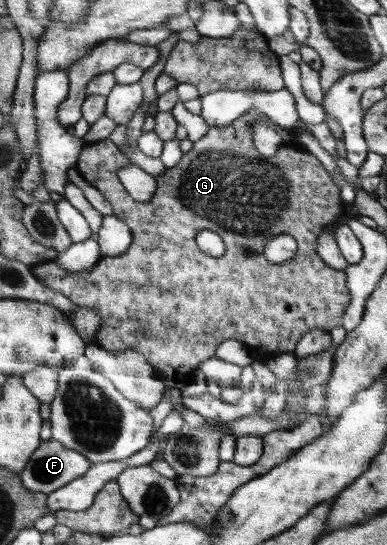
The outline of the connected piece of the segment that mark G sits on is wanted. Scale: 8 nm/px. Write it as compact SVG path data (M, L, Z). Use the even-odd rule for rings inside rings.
M248 111L239 119L230 124L230 126L222 128L210 128L210 131L203 135L198 141L194 142L192 149L180 158L180 161L174 167L167 167L162 175L156 177L156 192L148 201L139 202L130 198L130 195L124 190L118 173L121 167L128 165L130 158L126 156L119 146L110 139L100 140L90 145L85 145L78 156L74 167L77 168L79 174L88 181L104 199L110 202L113 207L112 213L128 225L132 232L132 243L122 255L116 257L105 256L95 265L93 271L74 271L70 273L62 269L57 260L50 261L45 264L33 265L32 272L38 281L43 282L46 286L52 287L54 290L60 290L66 297L72 300L76 305L83 308L92 309L100 314L102 324L100 330L95 337L95 343L107 349L108 351L118 353L125 349L138 350L146 358L146 361L153 367L154 374L165 381L167 389L173 388L176 384L186 377L193 370L196 370L203 361L212 358L215 355L217 347L226 340L236 340L245 344L247 347L257 349L260 353L264 353L266 357L272 357L281 353L289 353L295 350L298 340L312 329L320 329L327 332L332 329L340 328L343 322L342 316L350 303L351 297L349 289L346 287L346 274L343 270L337 270L328 267L320 256L316 253L316 242L318 236L324 227L332 222L344 217L346 213L346 203L341 198L341 188L335 185L330 179L327 169L318 161L315 155L312 155L306 149L299 147L299 151L286 151L286 147L280 147L273 156L262 155L255 147L253 142L252 126L258 120L268 119L258 113L258 111ZM200 229L212 229L223 239L225 243L225 252L220 257L210 257L205 254L198 254L195 245L195 233ZM290 234L297 241L296 255L284 263L272 263L266 259L264 248L266 244L276 235Z

